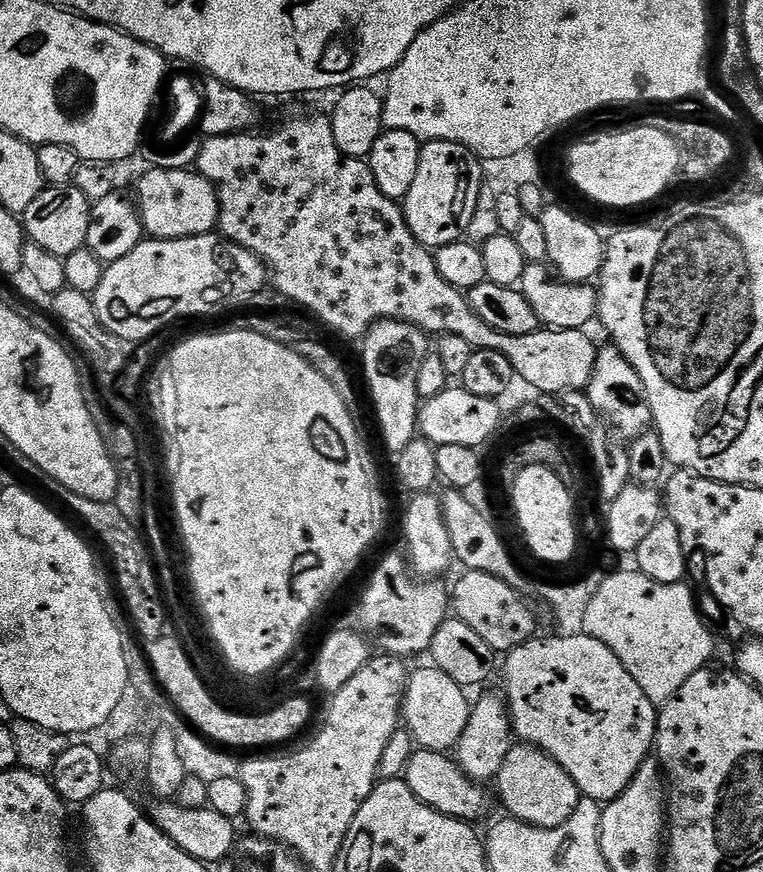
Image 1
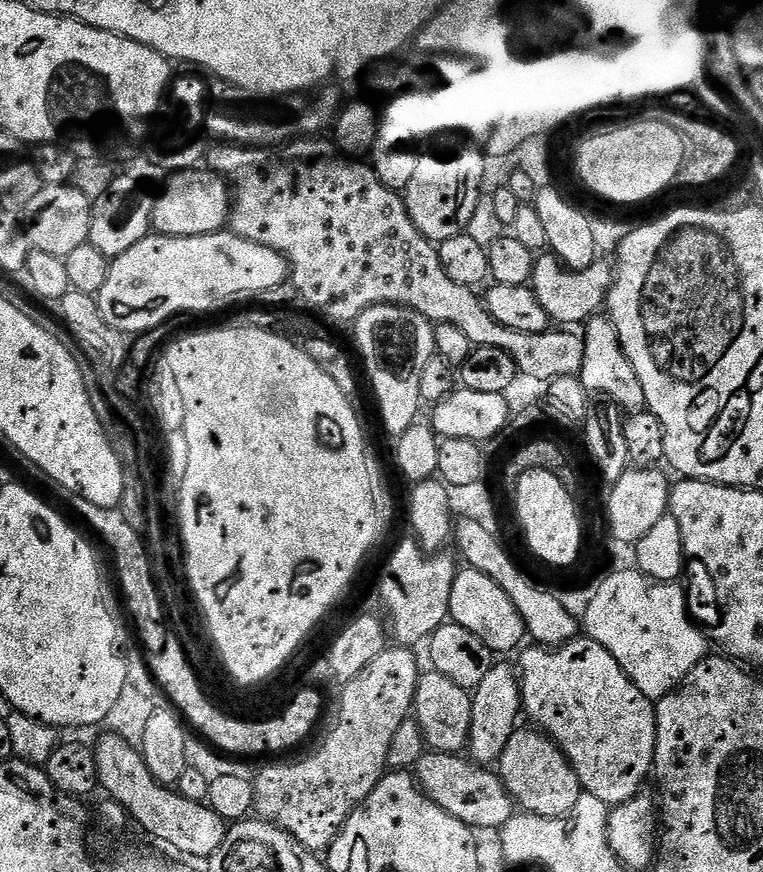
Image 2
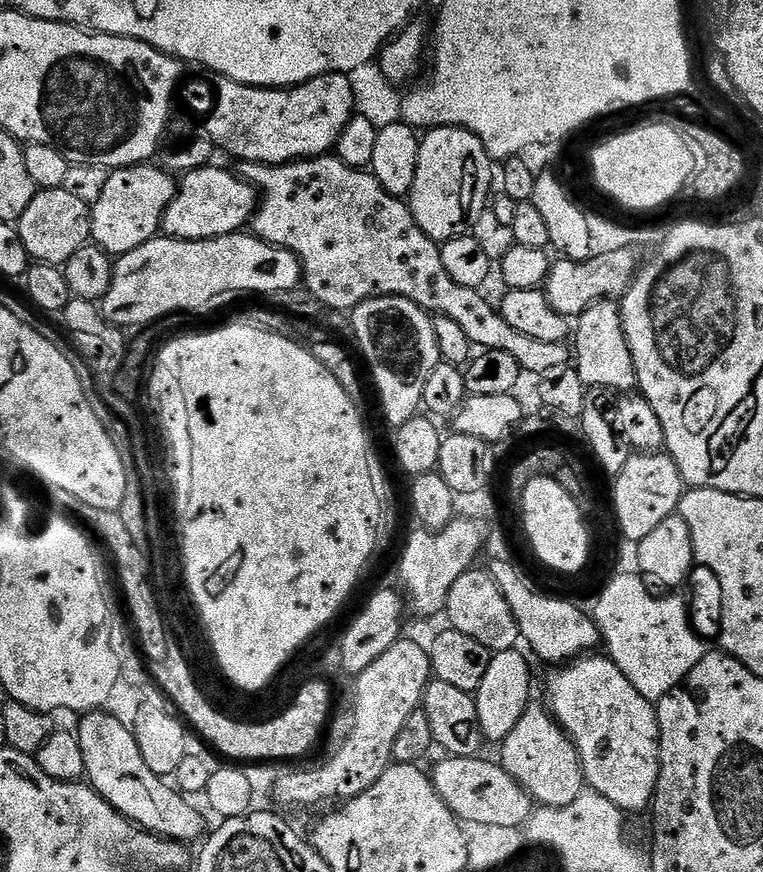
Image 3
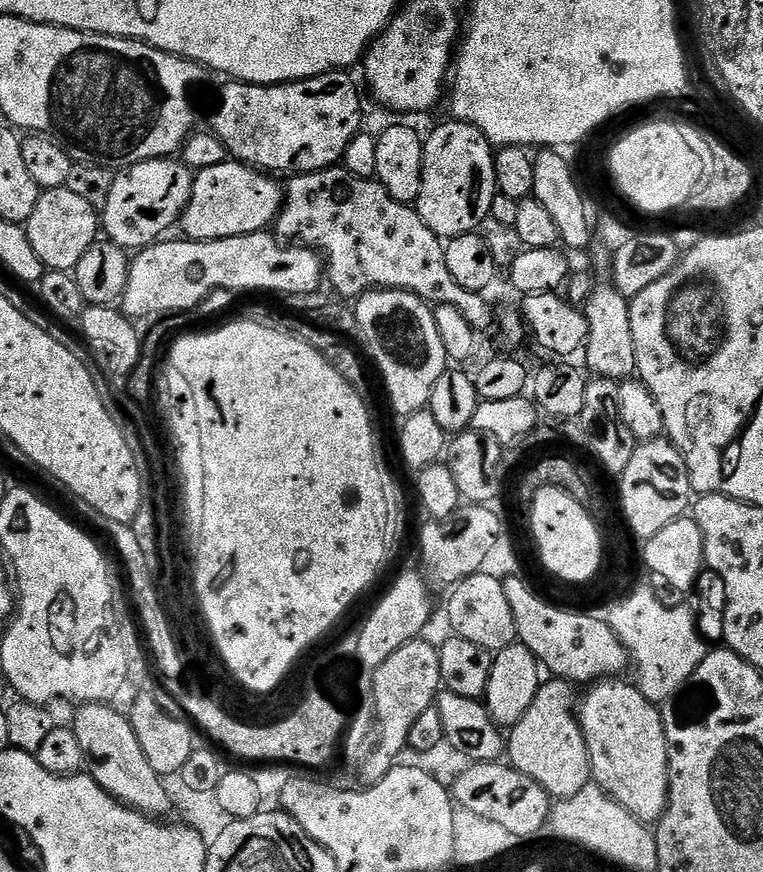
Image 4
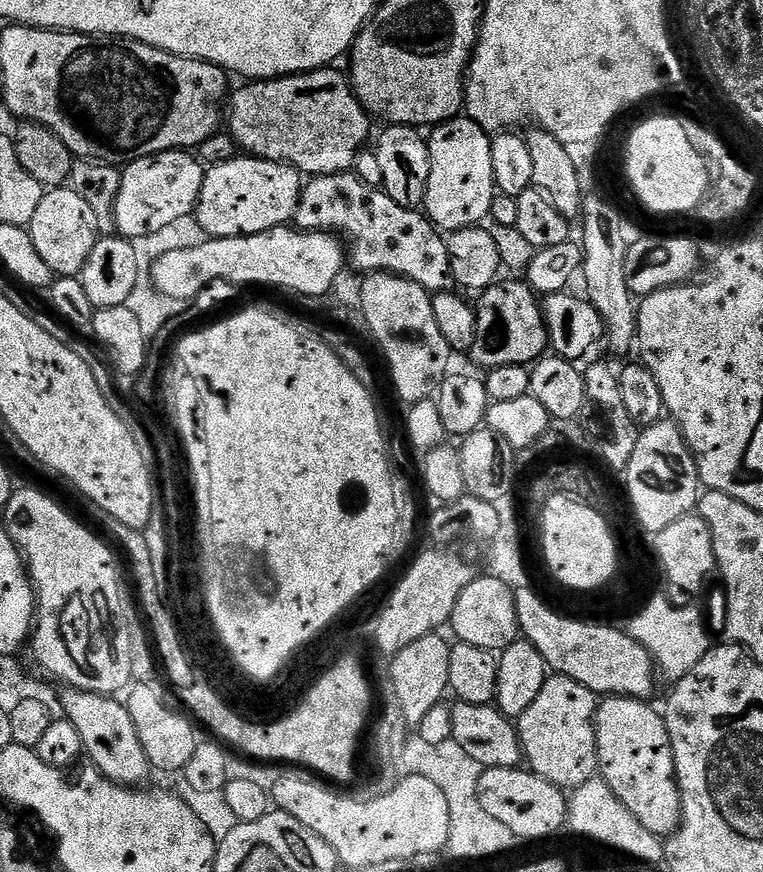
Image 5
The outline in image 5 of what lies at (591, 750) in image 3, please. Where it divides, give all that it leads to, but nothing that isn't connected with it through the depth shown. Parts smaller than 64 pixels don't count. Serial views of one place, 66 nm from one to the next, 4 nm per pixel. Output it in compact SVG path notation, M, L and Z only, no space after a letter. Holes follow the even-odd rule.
M610 696L599 701L596 710L596 753L600 763L598 772L603 780L608 783L610 790L614 790L614 794L620 799L622 806L626 806L626 810L630 810L630 814L634 814L634 818L638 818L638 822L642 822L642 826L646 826L648 832L652 832L655 836L661 838L667 838L680 826L680 791L676 785L676 763L670 746L670 734L664 725L663 715L657 709L655 712L650 705L651 703L642 700L633 700L631 696Z

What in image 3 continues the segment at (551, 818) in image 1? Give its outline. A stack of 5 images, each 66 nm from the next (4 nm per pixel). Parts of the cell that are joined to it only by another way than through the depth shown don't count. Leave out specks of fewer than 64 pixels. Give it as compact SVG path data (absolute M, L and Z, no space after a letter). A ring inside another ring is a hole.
M536 702L529 703L518 726L499 745L498 763L525 788L537 805L546 808L570 806L578 794L585 791L584 767L580 752L560 721L547 707L539 708Z

